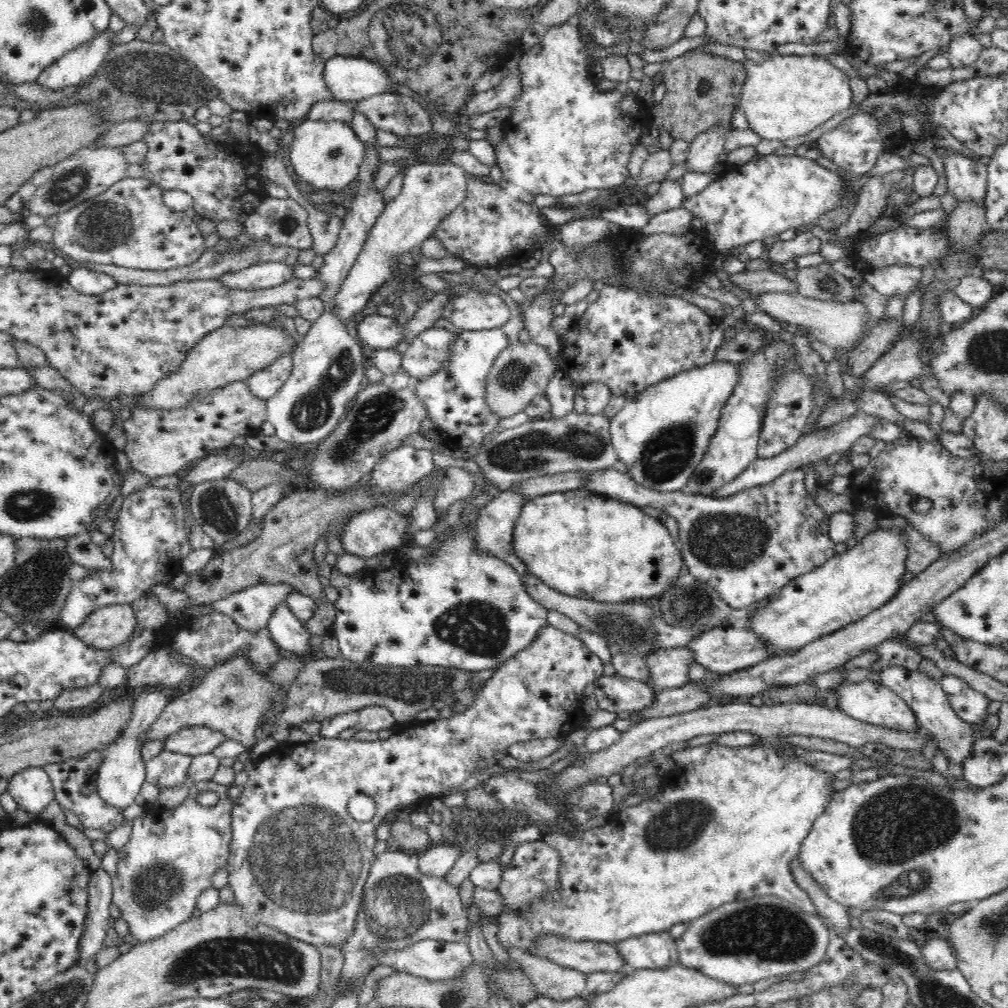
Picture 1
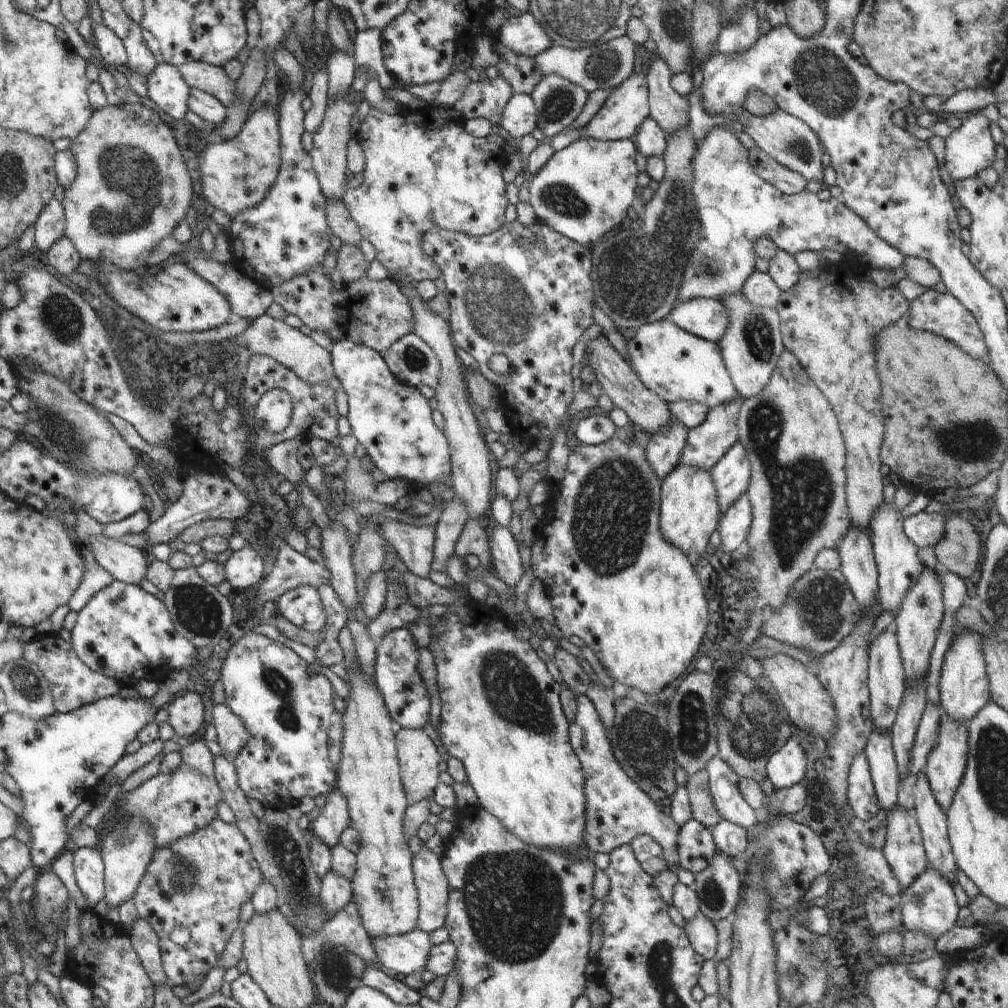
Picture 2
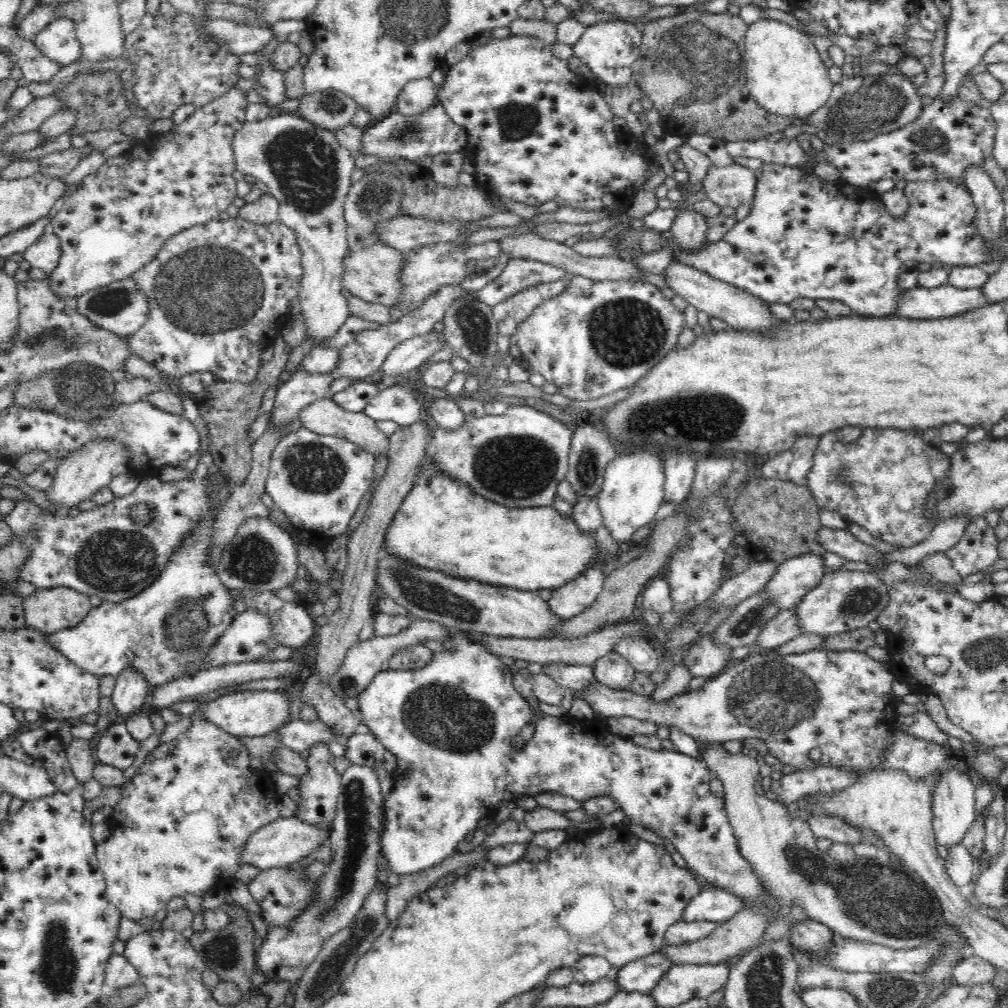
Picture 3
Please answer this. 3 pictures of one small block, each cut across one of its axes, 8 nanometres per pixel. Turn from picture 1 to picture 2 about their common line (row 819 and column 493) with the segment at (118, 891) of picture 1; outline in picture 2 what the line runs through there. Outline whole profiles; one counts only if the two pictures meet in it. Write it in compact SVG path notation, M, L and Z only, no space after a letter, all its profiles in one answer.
M427 105L423 110L403 109L394 115L380 112L376 110L376 108L370 108L368 116L362 120L362 124L360 124L360 128L358 128L354 138L360 143L365 156L365 167L364 172L362 172L364 180L362 180L360 187L355 189L348 188L342 200L344 206L346 206L346 210L348 210L350 216L352 216L352 220L354 220L356 226L358 226L361 236L366 238L366 240L376 248L375 258L378 258L378 262L388 270L391 278L398 276L398 274L404 274L404 276L408 276L412 282L418 283L420 280L434 281L440 277L441 270L438 268L436 262L420 248L420 240L422 240L422 236L428 231L446 229L472 237L479 237L502 228L502 225L507 221L505 212L509 202L506 197L506 182L504 182L504 178L502 178L502 171L508 163L509 156L504 149L507 142L500 135L494 133L486 136L486 138L468 134L466 128L464 128L462 116L459 116L454 108L446 108L446 110L444 110L444 108Z

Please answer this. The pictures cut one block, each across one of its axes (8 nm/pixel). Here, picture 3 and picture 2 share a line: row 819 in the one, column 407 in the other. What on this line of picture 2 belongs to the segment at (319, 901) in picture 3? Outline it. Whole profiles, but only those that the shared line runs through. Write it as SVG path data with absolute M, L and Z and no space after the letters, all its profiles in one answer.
M410 332L379 353L400 382L415 387L426 384L433 389L438 386L440 361L417 334Z

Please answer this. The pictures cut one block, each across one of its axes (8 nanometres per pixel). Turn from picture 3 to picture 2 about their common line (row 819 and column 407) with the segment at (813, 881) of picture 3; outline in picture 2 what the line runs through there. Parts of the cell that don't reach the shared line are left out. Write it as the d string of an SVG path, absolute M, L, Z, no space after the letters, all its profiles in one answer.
M401 729L396 734L400 782L404 786L408 806L434 796L443 764L434 742L424 729Z

